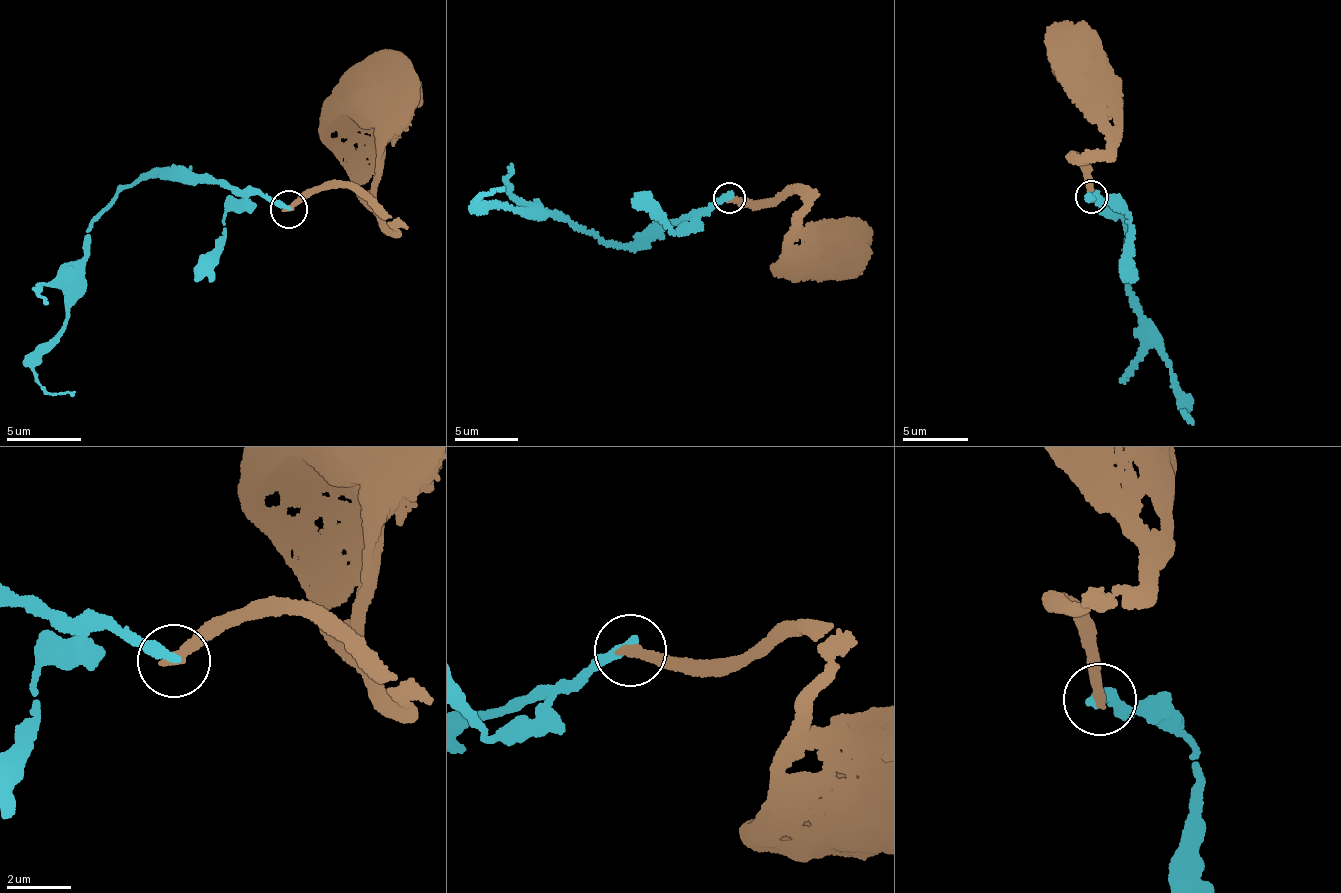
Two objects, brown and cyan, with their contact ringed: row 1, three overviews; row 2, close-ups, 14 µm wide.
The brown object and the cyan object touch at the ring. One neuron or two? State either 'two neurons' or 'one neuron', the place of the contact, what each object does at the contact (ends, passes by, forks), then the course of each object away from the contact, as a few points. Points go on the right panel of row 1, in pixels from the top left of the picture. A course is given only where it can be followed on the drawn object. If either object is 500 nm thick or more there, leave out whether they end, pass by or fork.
two neurons; at (1091, 197); brown ends there; cyan ends there; brown runs (1090, 197), (1084, 171), (1075, 153), (1072, 156), (1085, 159), (1106, 151), (1109, 138), (1105, 82), (1078, 59); cyan runs (1090, 197), (1125, 223), (1129, 286), (1191, 420), (1184, 413)

